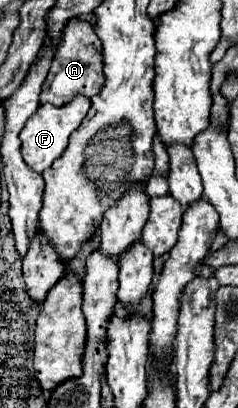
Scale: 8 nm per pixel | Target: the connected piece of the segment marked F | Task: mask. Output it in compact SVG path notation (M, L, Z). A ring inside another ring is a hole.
M75 97L71 103L63 105L63 107L55 107L55 105L39 105L37 113L27 121L27 125L21 131L21 151L23 151L23 159L25 163L35 171L35 173L43 173L45 169L49 169L53 165L53 161L65 151L69 135L79 127L79 123L83 121L83 117L89 111L89 99L87 97Z

